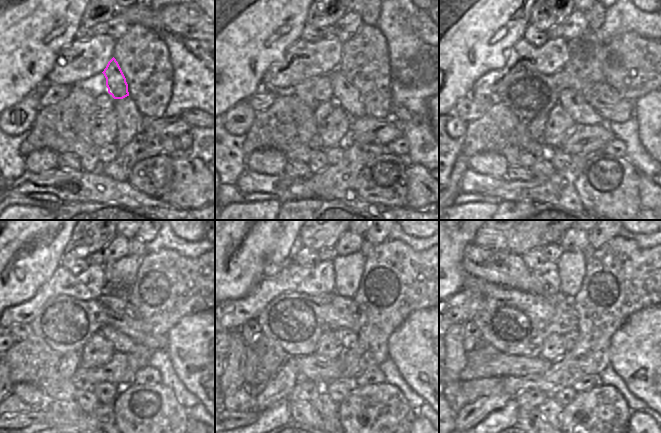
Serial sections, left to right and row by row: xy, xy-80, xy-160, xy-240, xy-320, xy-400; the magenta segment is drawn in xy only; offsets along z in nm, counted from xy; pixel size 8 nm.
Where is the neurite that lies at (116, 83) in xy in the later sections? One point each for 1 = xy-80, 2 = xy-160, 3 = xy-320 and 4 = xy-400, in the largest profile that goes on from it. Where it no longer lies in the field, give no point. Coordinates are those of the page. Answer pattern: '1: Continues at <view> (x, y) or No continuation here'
1: Continues at xy-80 (346, 96)
2: Continues at xy-160 (582, 113)
3: Continues at xy-320 (347, 338)
4: Continues at xy-400 (570, 340)

